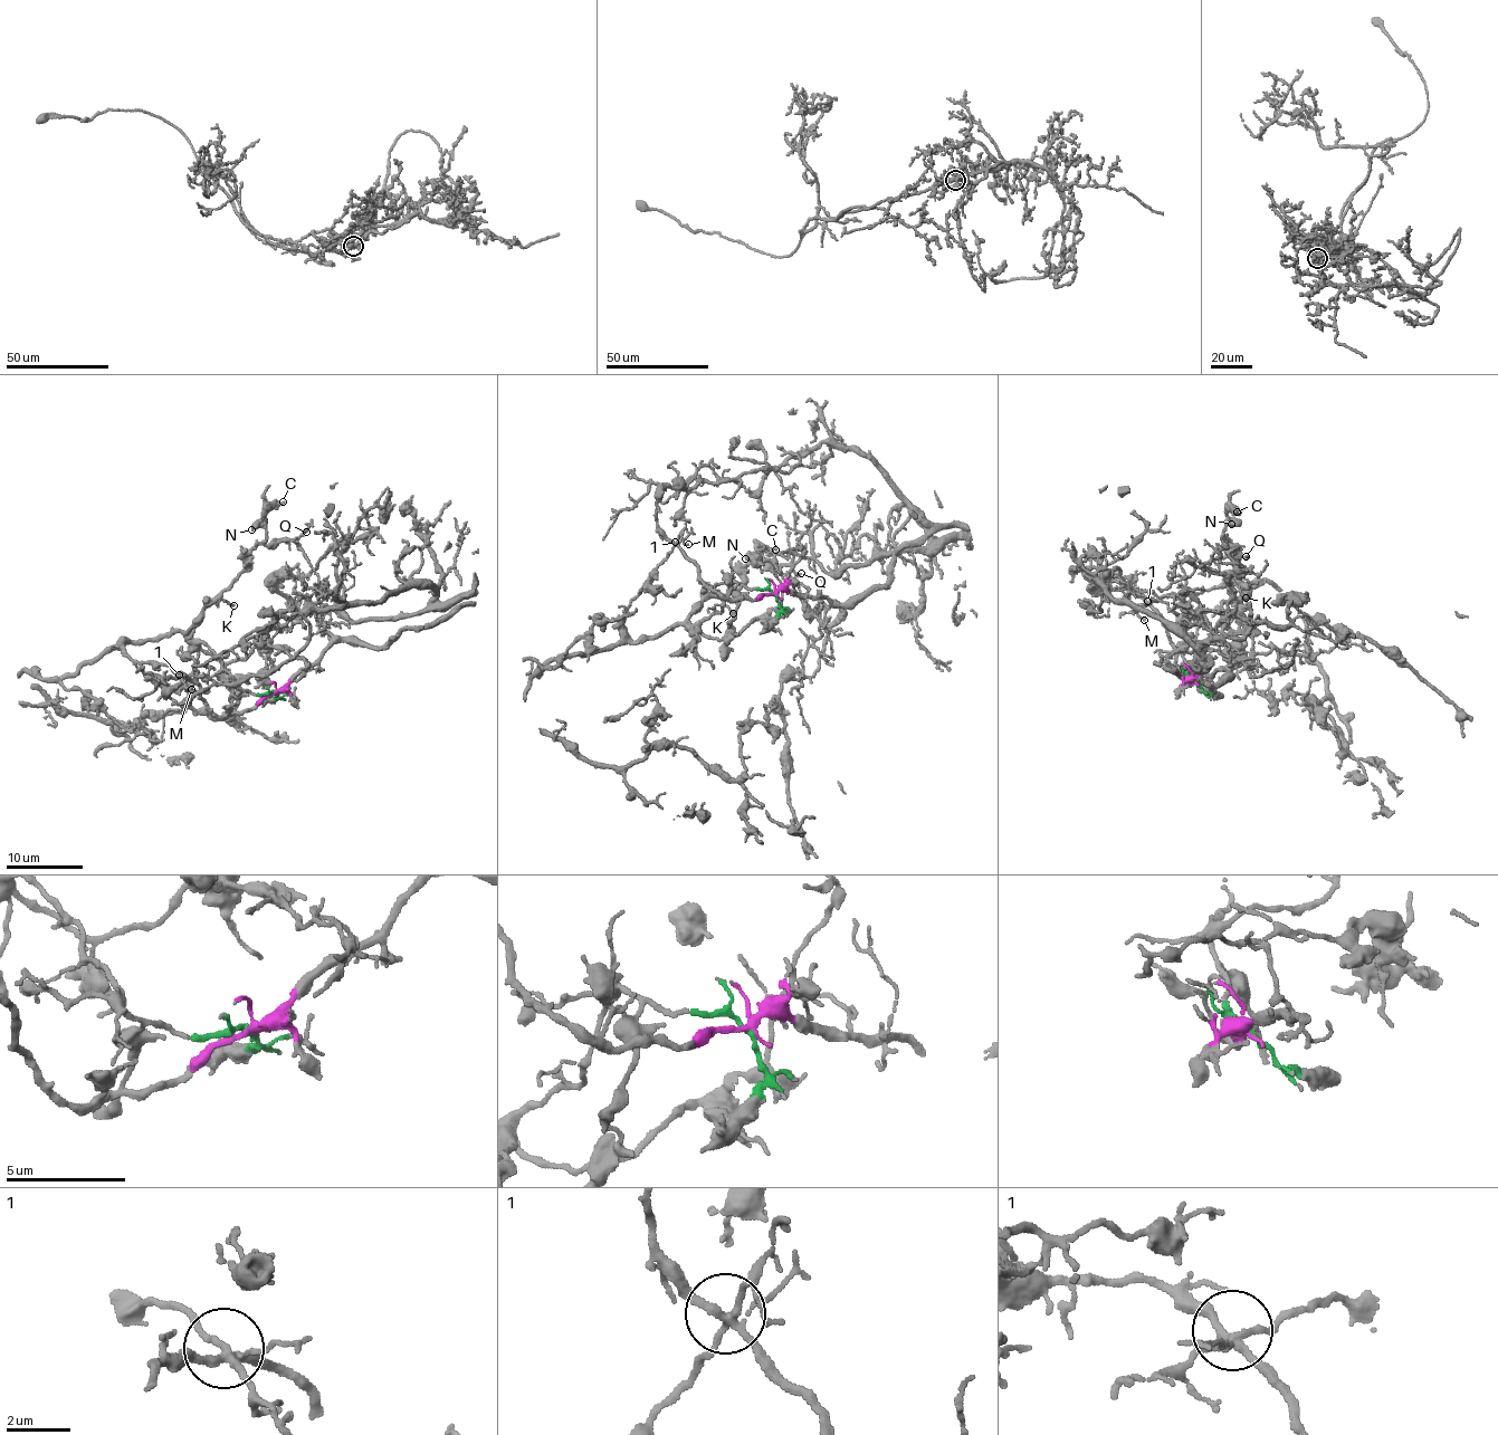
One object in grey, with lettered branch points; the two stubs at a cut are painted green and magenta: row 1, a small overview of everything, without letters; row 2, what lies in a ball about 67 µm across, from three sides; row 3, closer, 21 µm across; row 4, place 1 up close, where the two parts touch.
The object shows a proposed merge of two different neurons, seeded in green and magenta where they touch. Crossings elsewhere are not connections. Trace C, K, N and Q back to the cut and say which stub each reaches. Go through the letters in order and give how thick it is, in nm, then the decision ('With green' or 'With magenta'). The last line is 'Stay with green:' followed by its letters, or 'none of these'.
C: Thickness 280 nm. With green
K: Thickness 160 nm. With green
N: Thickness 400 nm. With green
Q: Thickness 140 nm. With green
Stay with green: C, K, N, Q

